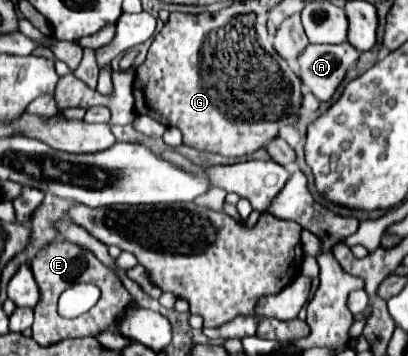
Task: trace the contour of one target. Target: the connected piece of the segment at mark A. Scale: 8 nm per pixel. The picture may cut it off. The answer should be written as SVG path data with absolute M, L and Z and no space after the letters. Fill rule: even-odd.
M349 42L337 46L309 44L299 56L301 80L321 102L329 102L345 78L347 66L357 60L359 52Z

